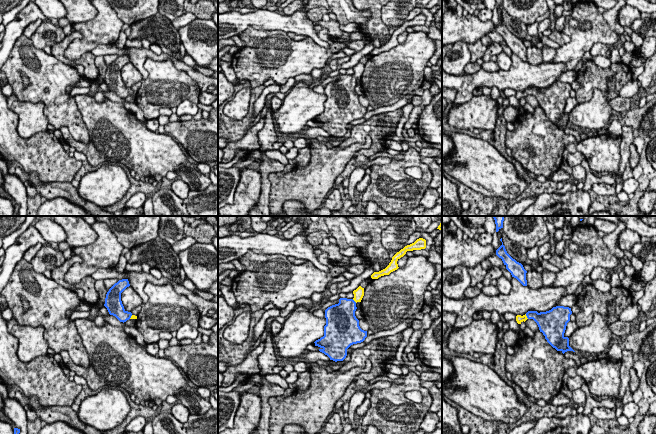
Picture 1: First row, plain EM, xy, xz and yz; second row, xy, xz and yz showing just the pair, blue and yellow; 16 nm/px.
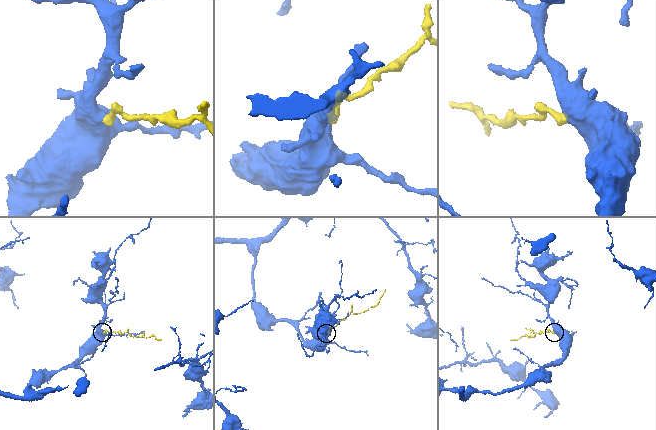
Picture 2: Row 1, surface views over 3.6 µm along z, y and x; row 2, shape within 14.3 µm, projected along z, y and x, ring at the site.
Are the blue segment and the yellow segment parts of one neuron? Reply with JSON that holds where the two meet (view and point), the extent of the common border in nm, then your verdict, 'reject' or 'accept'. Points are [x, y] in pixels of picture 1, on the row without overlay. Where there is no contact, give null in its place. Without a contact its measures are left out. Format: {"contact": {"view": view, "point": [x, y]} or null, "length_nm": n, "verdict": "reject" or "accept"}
{"contact": {"view": "yz", "point": [526, 91]}, "length_nm": 100, "verdict": "accept"}

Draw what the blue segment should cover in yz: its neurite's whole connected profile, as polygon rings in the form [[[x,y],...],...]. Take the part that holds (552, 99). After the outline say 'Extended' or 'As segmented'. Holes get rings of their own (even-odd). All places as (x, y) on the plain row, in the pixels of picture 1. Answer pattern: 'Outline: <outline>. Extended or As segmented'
Outline: [[[556,82],[546,88],[528,87],[523,92],[517,91],[516,97],[521,100],[527,95],[533,95],[547,118],[557,127],[561,127],[564,130],[567,127],[575,128],[569,122],[569,114],[564,112],[571,90],[571,84]]]. Extended

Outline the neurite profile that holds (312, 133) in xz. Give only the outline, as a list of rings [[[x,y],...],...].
[[[307,127],[305,130],[306,139],[315,140],[318,136],[330,137],[330,134],[320,127]]]

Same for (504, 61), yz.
[[[501,52],[497,55],[497,63],[501,70],[509,70],[512,65],[512,59],[505,52]]]

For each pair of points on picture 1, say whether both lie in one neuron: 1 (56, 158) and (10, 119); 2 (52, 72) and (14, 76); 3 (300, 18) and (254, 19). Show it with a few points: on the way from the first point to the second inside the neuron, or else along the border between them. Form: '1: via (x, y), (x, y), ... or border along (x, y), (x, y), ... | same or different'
1: via (41, 153), (28, 152), (10, 134) | same
2: via (42, 72), (36, 73), (30, 69), (21, 69) | same
3: via (289, 20), (265, 20) | same

